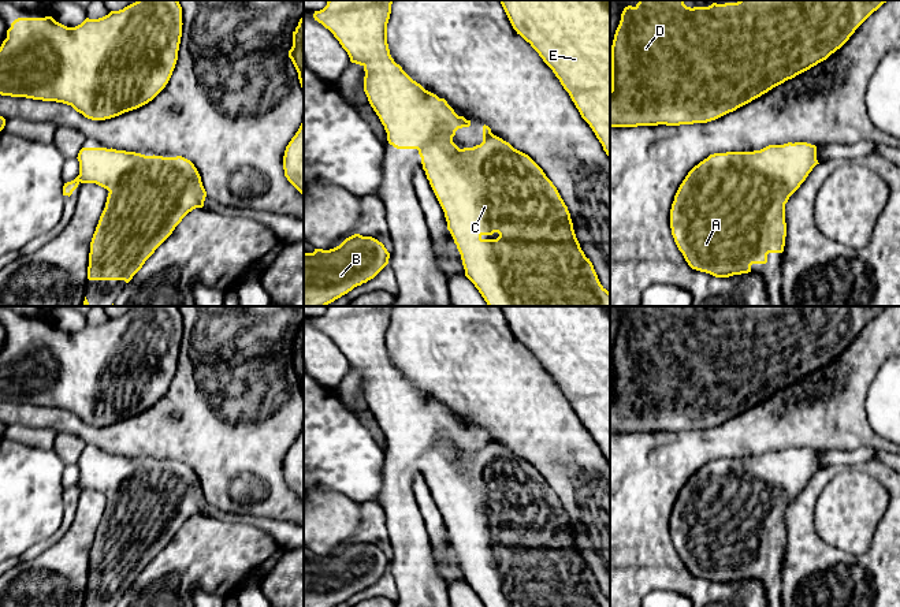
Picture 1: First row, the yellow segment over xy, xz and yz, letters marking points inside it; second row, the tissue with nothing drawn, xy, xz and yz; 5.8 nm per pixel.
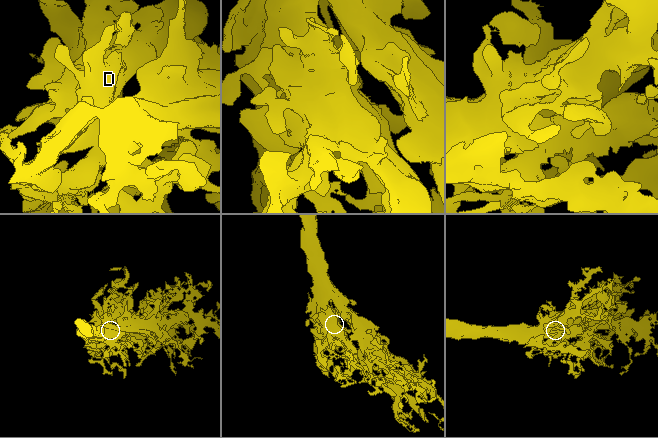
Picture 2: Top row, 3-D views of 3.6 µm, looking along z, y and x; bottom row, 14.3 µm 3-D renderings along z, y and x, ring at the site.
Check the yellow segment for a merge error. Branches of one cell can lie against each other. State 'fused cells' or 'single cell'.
single cell

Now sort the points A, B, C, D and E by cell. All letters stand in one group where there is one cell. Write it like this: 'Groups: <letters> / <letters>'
Groups: A B C D E

